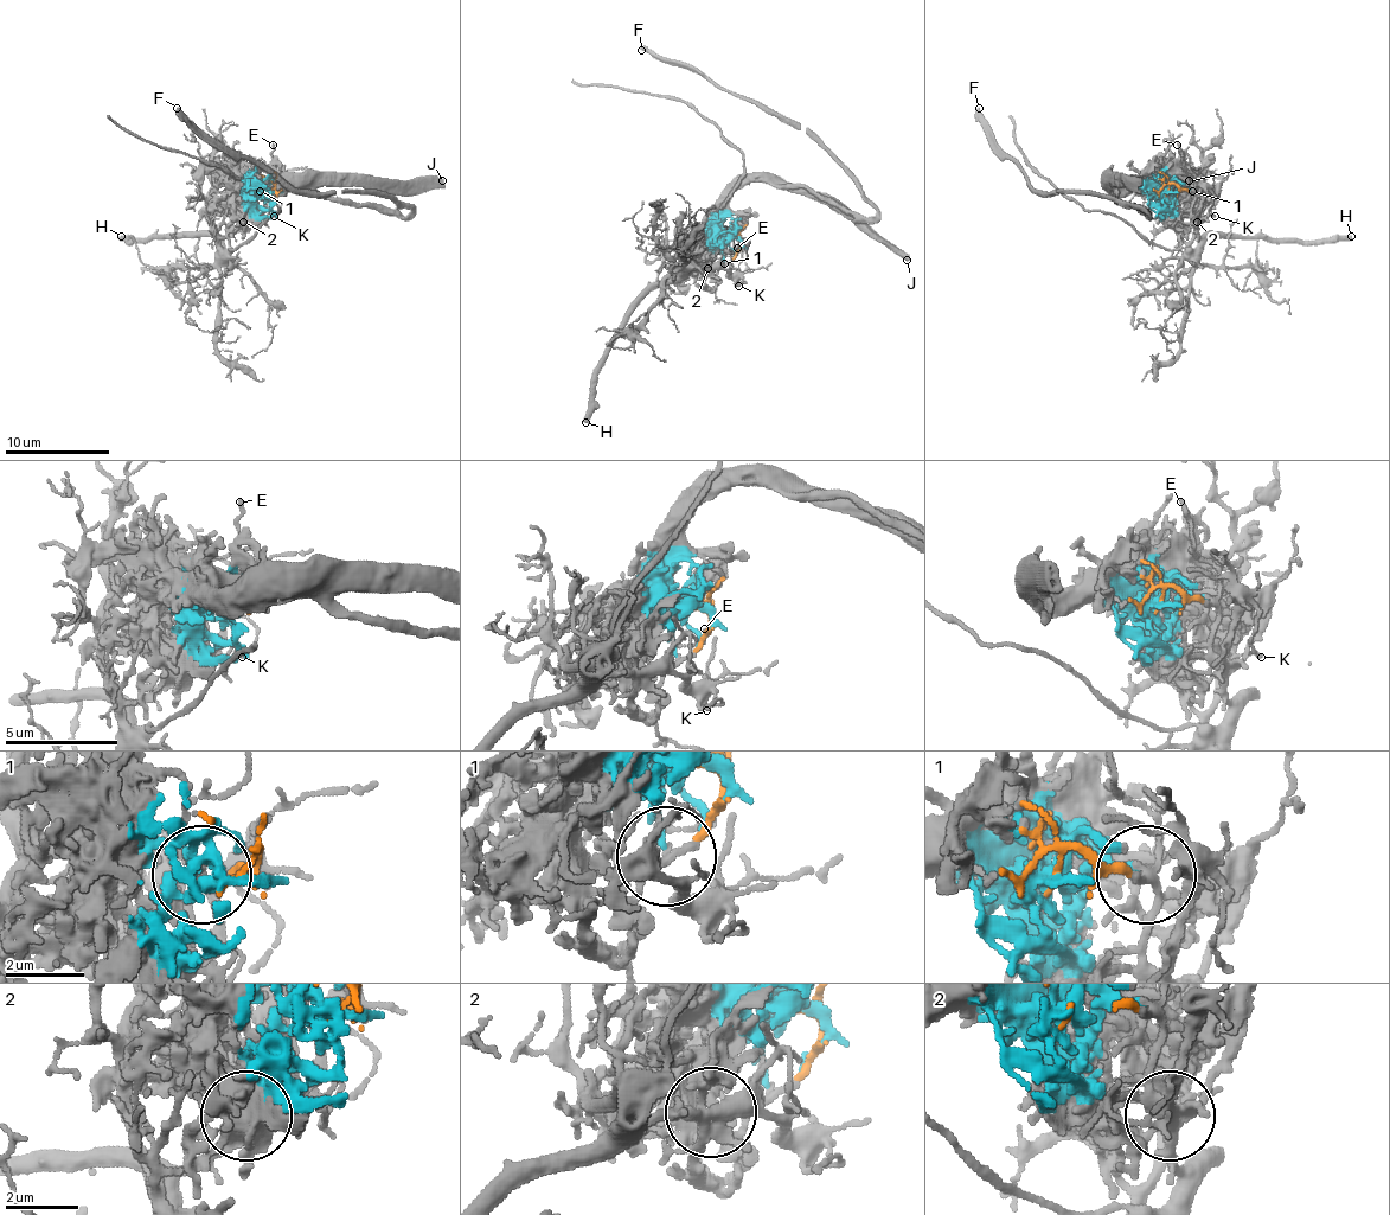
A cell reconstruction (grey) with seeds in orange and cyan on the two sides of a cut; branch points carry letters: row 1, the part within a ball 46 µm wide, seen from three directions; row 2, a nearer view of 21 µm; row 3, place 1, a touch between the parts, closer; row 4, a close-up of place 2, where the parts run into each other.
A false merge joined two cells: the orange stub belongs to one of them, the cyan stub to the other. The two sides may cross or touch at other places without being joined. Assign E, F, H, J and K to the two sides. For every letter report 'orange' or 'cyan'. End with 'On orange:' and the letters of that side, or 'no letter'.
E: orange
F: cyan
H: orange
J: cyan
K: orange
On orange: E, H, K

